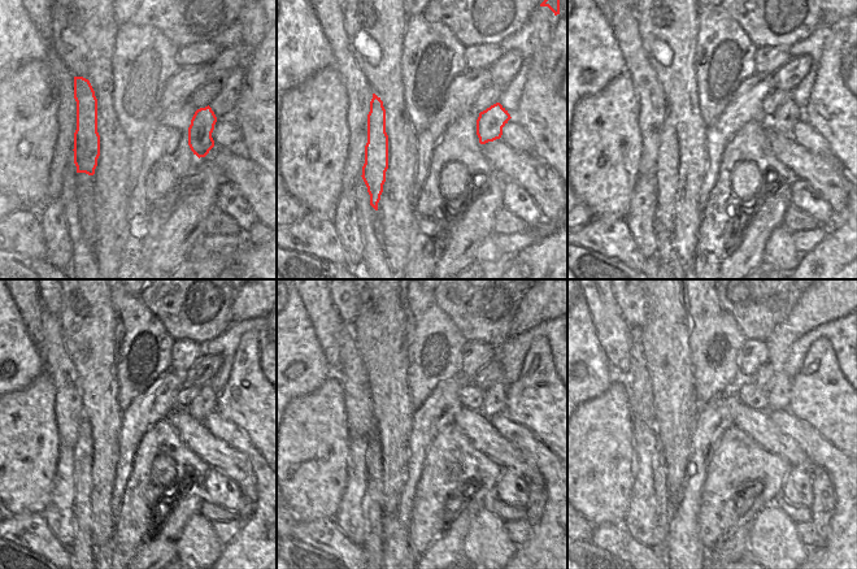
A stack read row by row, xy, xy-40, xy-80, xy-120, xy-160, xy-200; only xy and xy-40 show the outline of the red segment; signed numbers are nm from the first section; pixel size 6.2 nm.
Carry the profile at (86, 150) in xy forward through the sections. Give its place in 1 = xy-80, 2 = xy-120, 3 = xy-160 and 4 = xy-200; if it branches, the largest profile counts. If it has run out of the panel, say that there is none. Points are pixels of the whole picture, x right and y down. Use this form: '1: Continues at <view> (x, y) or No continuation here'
1: Continues at xy-80 (668, 159)
2: Continues at xy-120 (83, 446)
3: Continues at xy-160 (373, 459)
4: Continues at xy-200 (660, 487).

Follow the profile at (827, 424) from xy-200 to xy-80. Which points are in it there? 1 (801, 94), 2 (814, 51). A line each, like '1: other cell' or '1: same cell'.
1: other cell
2: other cell

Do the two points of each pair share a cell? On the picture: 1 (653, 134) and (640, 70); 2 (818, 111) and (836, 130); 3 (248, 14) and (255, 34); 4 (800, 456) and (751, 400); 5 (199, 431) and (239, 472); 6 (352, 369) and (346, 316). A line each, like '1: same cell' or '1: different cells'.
1: same cell
2: same cell
3: same cell
4: different cells
5: same cell
6: different cells

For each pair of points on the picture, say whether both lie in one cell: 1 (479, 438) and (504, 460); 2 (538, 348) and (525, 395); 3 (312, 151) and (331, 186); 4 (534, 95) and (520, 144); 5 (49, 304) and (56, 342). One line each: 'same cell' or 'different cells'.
1: same cell
2: same cell
3: same cell
4: different cells
5: different cells

